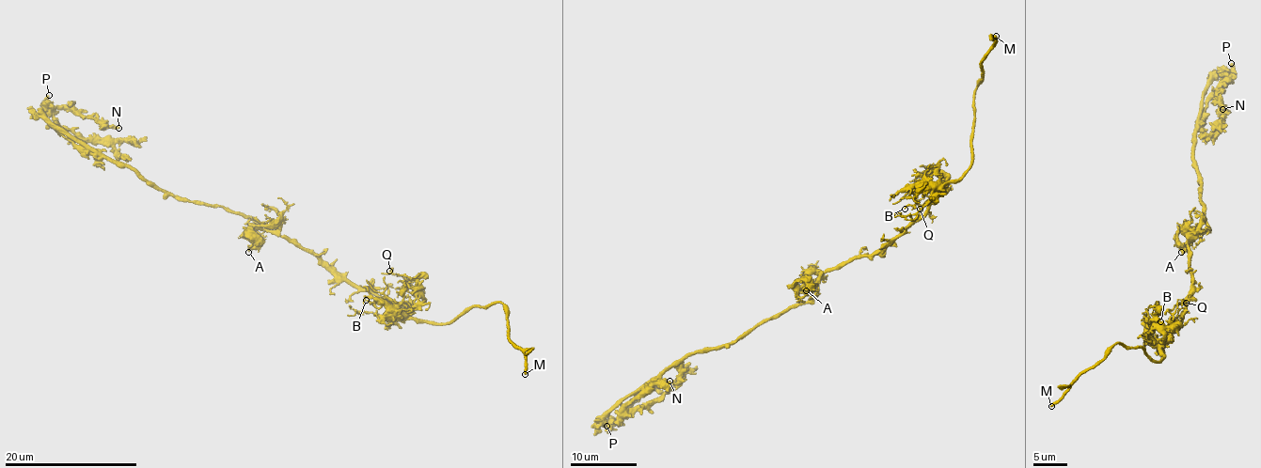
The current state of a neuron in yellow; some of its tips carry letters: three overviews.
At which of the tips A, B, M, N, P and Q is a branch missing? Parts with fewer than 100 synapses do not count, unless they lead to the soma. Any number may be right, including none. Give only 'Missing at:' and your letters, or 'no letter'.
Missing at: M

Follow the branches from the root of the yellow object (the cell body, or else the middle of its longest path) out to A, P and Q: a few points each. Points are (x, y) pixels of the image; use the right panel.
A: (1190, 247), (1188, 246), (1192, 234), (1183, 229), (1177, 234), (1181, 252)
P: (1190, 247), (1206, 225), (1193, 143), (1231, 63)
Q: (1190, 247), (1189, 260), (1192, 277), (1177, 328), (1169, 333), (1172, 335), (1171, 318), (1178, 304), (1186, 303)

